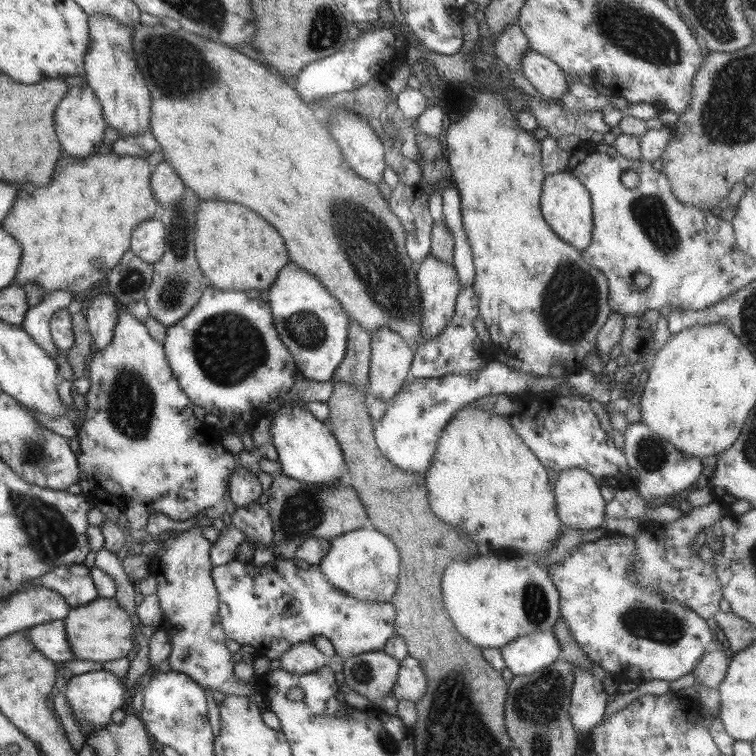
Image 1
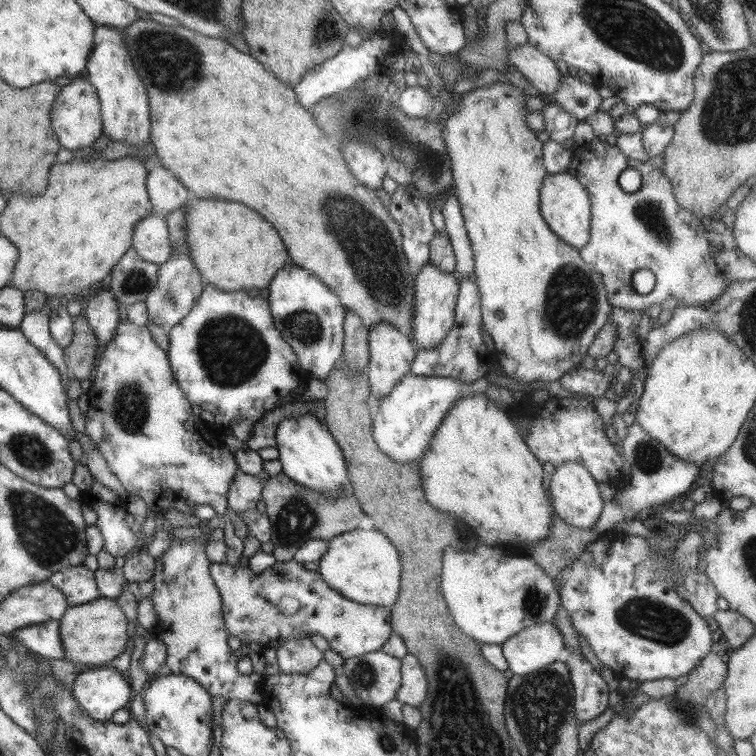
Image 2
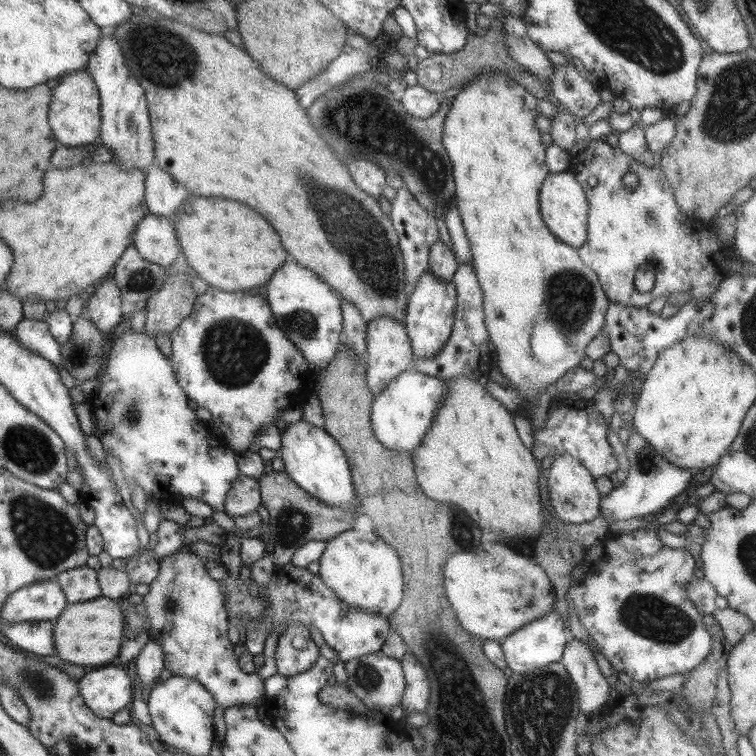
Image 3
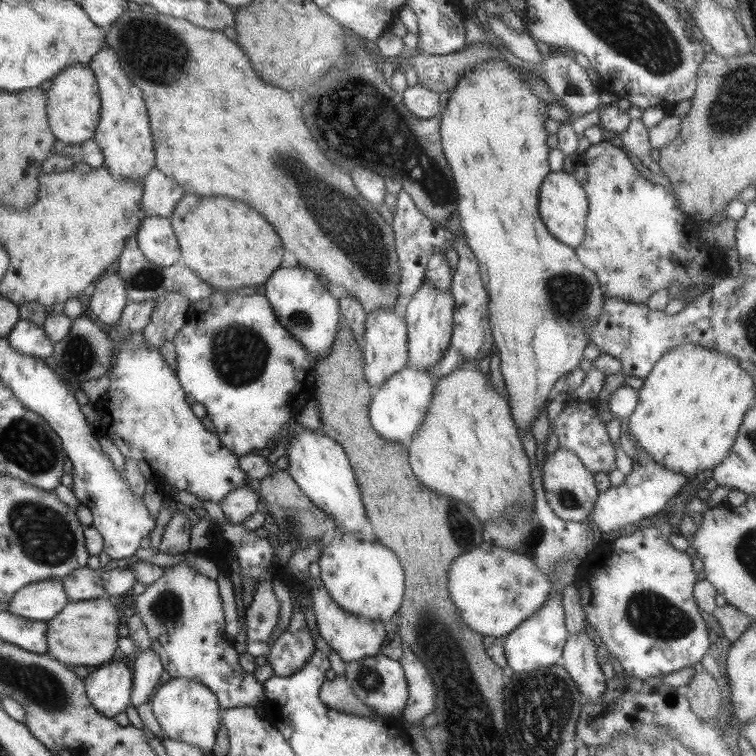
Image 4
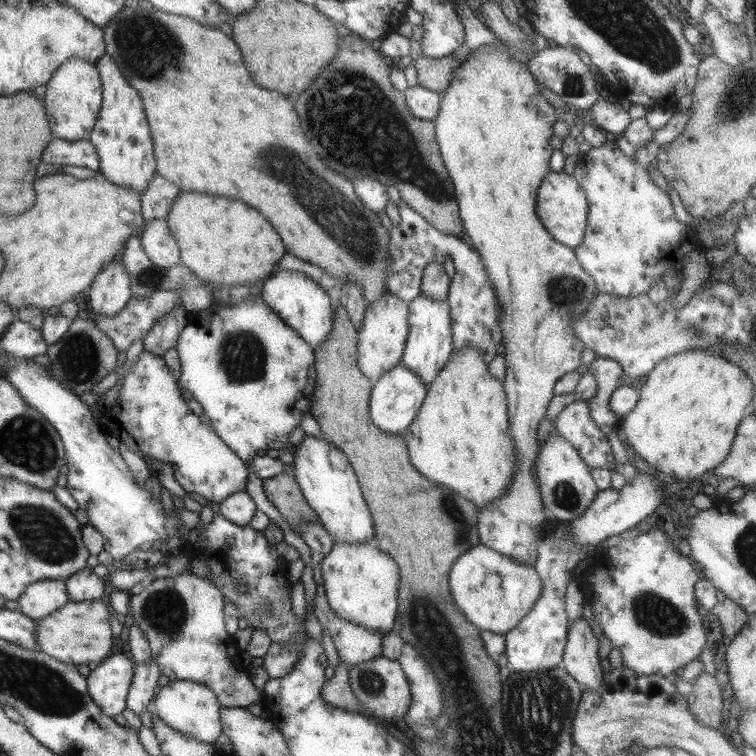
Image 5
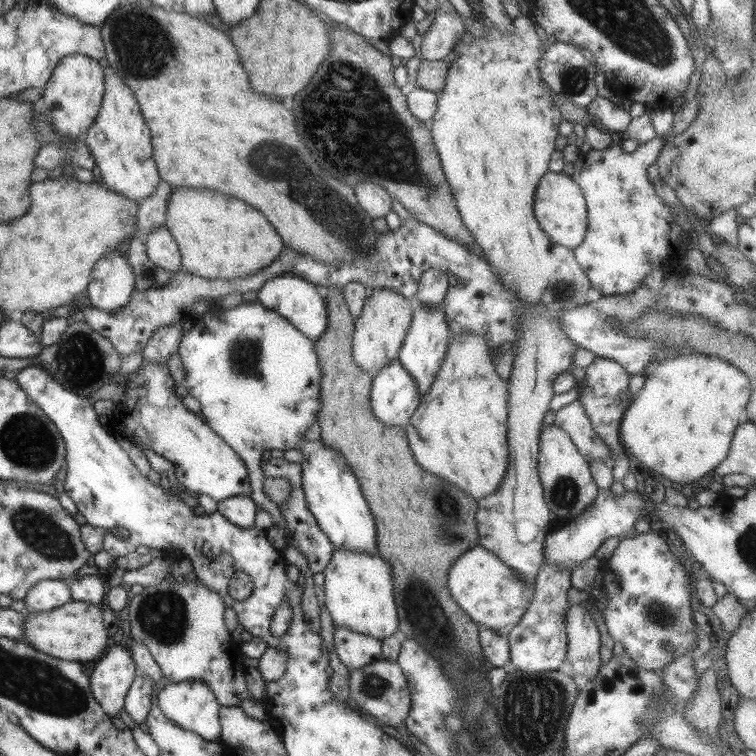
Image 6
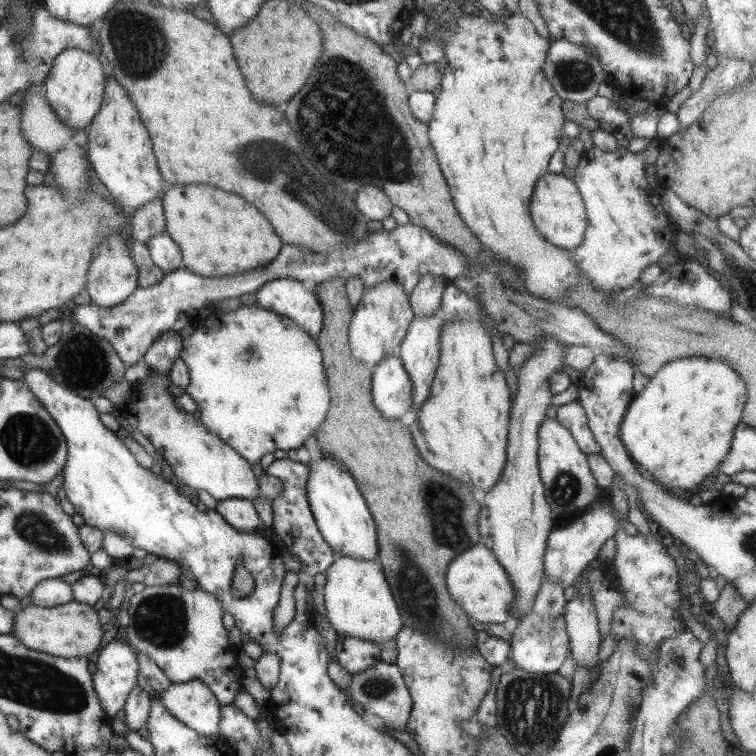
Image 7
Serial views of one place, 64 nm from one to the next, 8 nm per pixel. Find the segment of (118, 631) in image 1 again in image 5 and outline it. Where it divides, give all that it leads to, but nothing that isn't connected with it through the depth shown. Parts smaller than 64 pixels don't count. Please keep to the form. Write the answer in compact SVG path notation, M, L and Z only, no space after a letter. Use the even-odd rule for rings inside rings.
M105 599L93 601L67 602L49 616L35 620L34 642L37 650L55 660L74 665L88 662L100 663L111 654L111 630L108 618L113 614Z

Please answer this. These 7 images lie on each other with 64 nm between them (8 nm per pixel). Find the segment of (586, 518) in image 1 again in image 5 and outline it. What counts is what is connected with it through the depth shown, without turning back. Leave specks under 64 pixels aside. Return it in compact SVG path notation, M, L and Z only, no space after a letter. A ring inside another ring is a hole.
M549 433L545 436L542 448L536 454L536 477L546 516L553 516L568 523L585 514L586 508L598 491L591 478L590 468L559 433Z

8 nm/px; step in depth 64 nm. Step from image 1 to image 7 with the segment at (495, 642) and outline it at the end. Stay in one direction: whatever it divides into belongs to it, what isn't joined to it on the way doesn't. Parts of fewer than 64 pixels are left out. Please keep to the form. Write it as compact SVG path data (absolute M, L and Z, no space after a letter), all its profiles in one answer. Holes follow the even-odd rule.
M473 545L453 558L445 572L447 593L471 621L481 624L503 624L513 618L514 593L507 574L485 545Z

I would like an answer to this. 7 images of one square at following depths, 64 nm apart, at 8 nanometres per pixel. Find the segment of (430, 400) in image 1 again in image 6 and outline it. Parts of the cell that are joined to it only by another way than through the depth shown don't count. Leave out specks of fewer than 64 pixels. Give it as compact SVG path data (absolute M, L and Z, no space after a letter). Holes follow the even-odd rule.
M397 359L390 360L372 377L370 407L383 424L404 426L420 401L416 384Z

